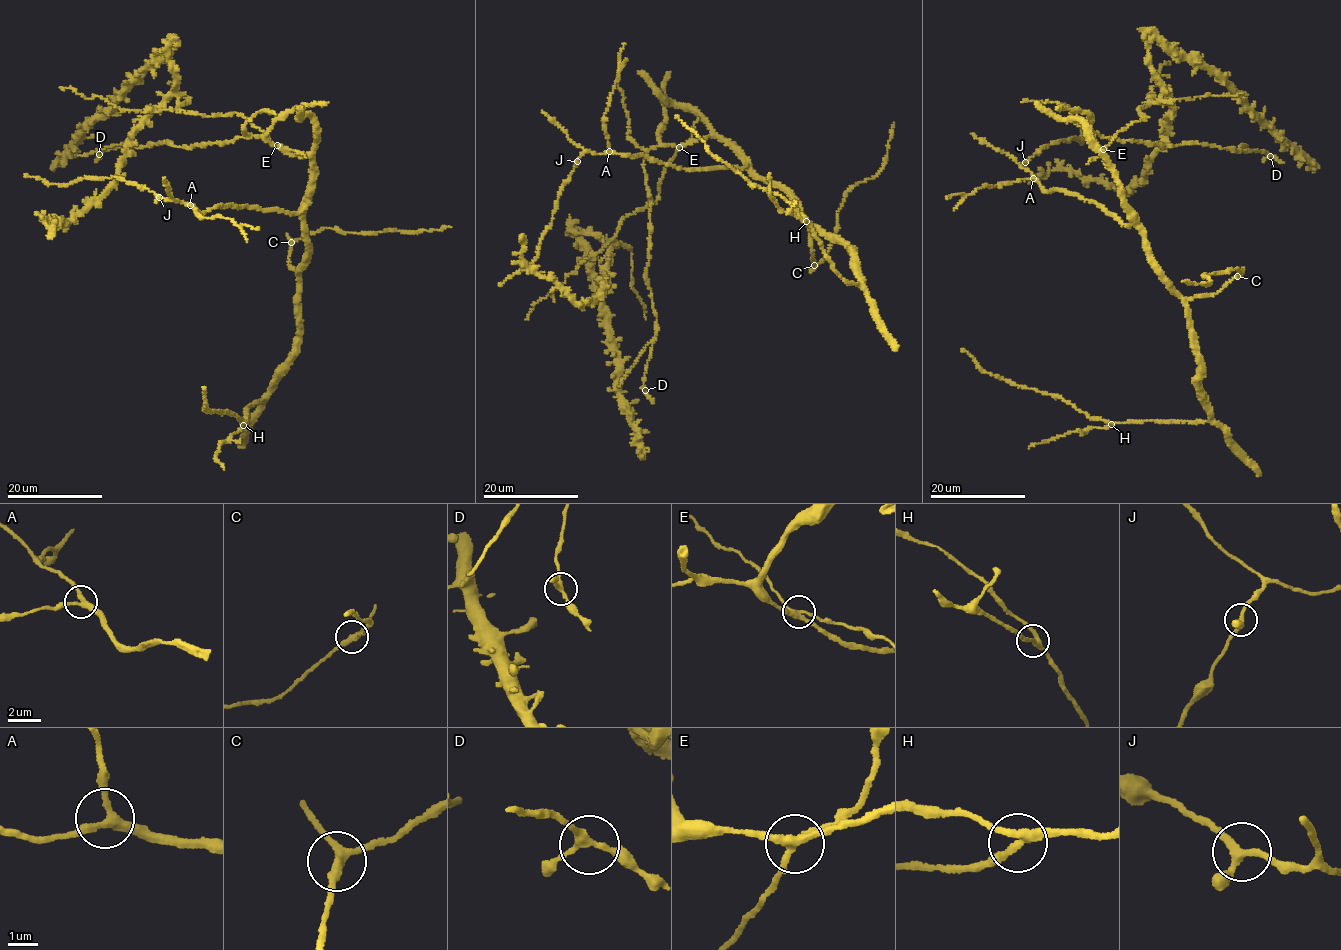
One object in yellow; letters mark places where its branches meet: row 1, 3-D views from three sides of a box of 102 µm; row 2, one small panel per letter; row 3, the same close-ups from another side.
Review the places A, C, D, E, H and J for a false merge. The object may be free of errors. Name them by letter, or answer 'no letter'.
E

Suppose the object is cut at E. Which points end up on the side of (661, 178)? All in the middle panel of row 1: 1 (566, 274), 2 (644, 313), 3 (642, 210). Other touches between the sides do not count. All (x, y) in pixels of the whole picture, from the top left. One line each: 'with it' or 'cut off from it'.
1: with it
2: with it
3: with it

